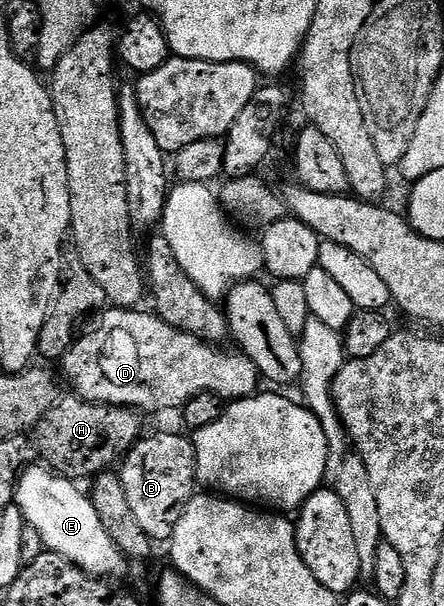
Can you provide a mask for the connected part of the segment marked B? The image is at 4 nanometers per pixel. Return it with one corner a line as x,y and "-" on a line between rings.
154,433
151,437
146,435
135,441
129,446
125,457
121,462
120,476
132,515
136,515
137,522
144,527
151,542
169,542
176,523
180,523
180,515
184,515
186,505
196,496
194,485
198,464
193,440
178,433

